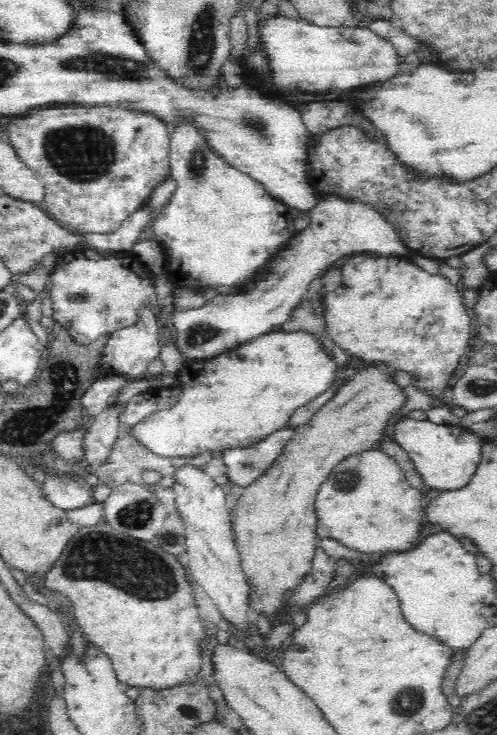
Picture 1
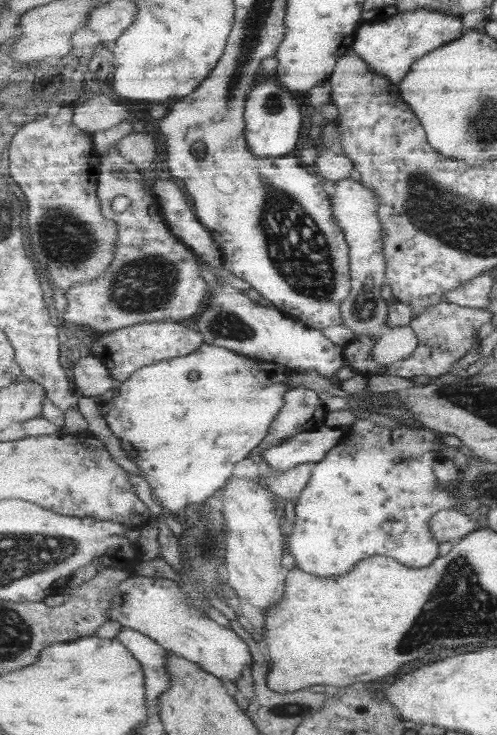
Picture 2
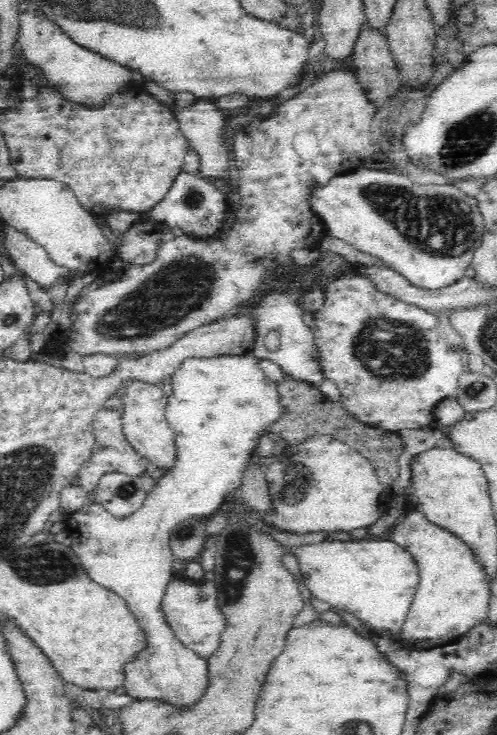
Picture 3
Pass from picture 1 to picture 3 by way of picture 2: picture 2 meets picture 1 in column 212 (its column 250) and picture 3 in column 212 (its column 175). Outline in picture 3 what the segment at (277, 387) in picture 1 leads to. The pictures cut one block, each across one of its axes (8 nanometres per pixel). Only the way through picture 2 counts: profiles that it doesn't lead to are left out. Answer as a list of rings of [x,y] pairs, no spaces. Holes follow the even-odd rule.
[[[250,353],[242,357],[219,356],[182,361],[180,368],[170,378],[173,391],[167,397],[165,410],[165,418],[175,434],[176,458],[172,466],[164,471],[162,478],[153,484],[141,508],[120,519],[94,502],[66,515],[66,531],[72,539],[70,548],[80,558],[80,564],[96,584],[110,588],[124,598],[145,636],[144,647],[133,655],[136,658],[124,664],[126,680],[122,682],[122,688],[134,700],[157,699],[176,709],[176,713],[180,709],[192,708],[207,693],[211,683],[207,658],[196,654],[176,638],[161,609],[168,583],[175,578],[172,563],[176,557],[172,553],[169,536],[180,522],[193,517],[206,519],[214,510],[221,508],[226,496],[241,485],[242,472],[250,452],[259,445],[258,432],[268,429],[268,424],[281,416],[276,382],[266,379],[256,360]]]

